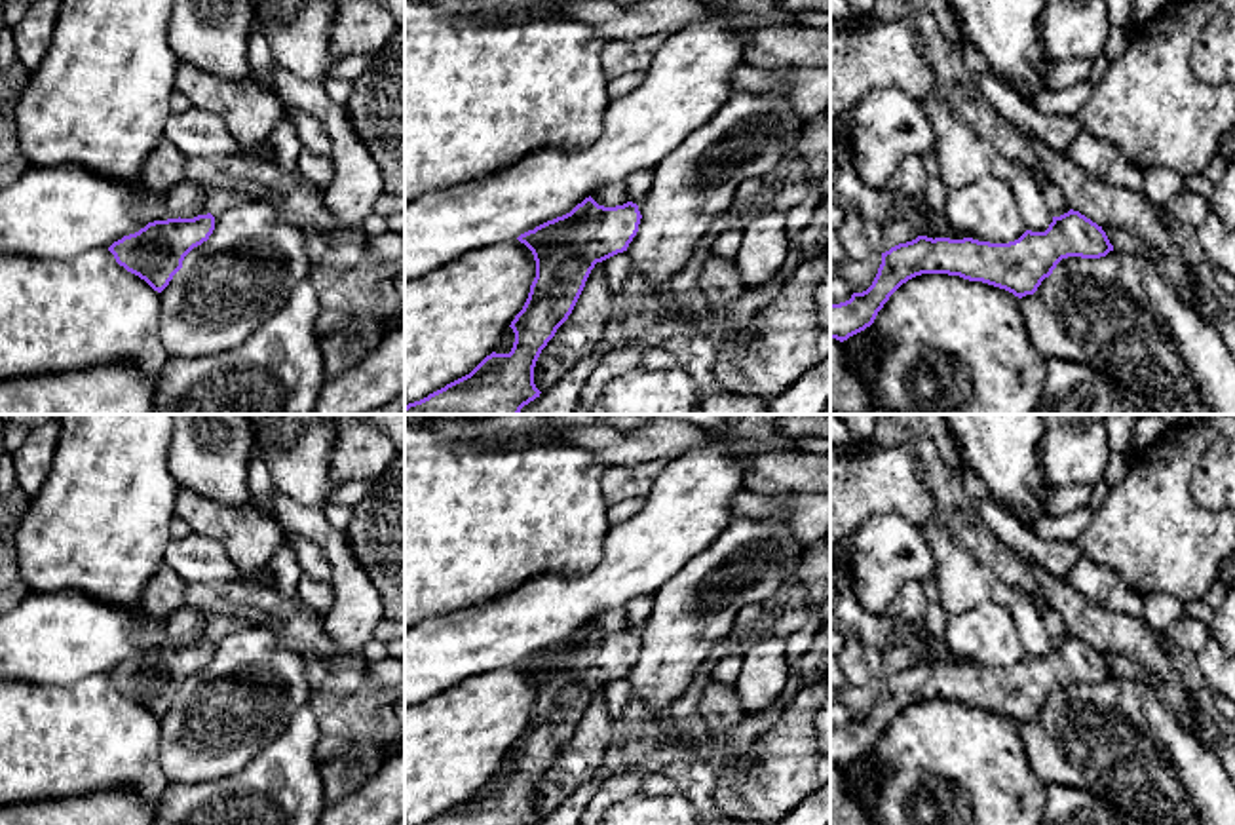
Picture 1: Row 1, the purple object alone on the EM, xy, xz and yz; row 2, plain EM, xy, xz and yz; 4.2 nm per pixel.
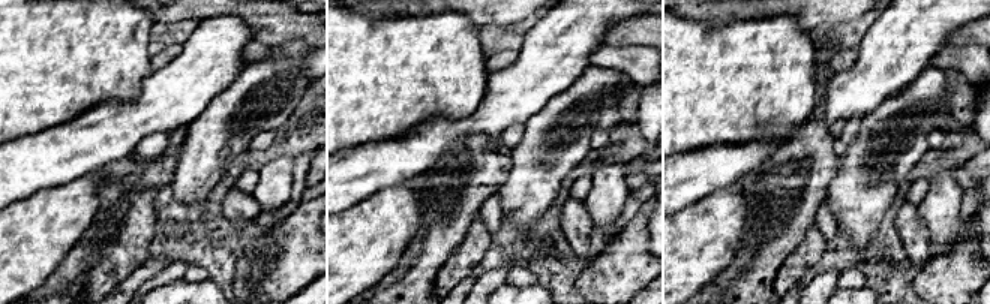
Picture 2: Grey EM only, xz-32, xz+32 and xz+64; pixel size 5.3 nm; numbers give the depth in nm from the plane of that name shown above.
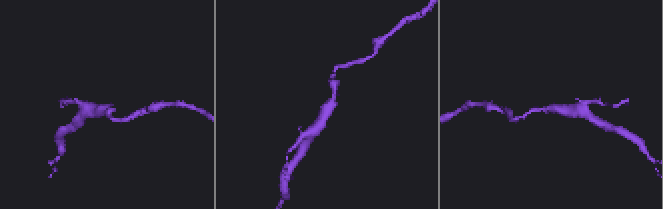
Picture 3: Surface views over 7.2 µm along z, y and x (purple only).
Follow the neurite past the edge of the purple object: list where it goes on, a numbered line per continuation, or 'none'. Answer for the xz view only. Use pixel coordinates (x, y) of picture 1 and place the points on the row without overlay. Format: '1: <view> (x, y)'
none

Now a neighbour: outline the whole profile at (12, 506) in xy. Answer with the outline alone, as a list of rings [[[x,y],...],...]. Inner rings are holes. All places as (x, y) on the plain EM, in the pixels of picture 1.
[[[19,487],[0,496],[0,614],[30,595],[19,576],[15,549],[15,532],[28,504],[30,498]]]

